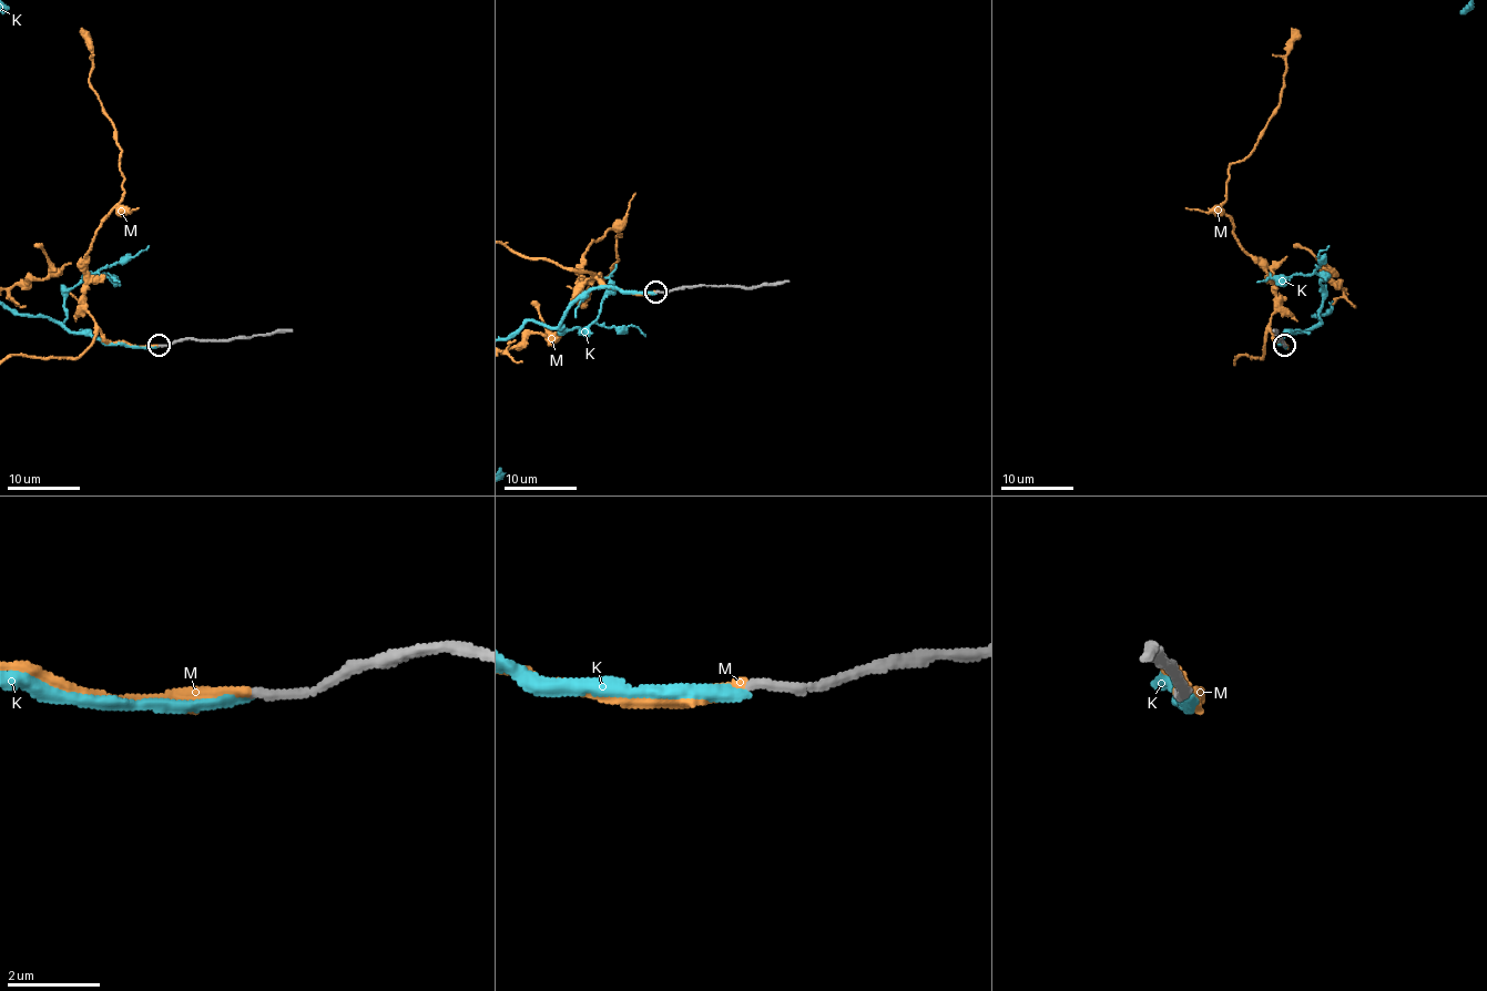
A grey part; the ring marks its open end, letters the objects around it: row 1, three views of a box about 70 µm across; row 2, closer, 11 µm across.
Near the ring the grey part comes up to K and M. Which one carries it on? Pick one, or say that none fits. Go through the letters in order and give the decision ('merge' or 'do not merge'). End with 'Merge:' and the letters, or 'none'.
K: do not merge
M: merge
Merge: M

